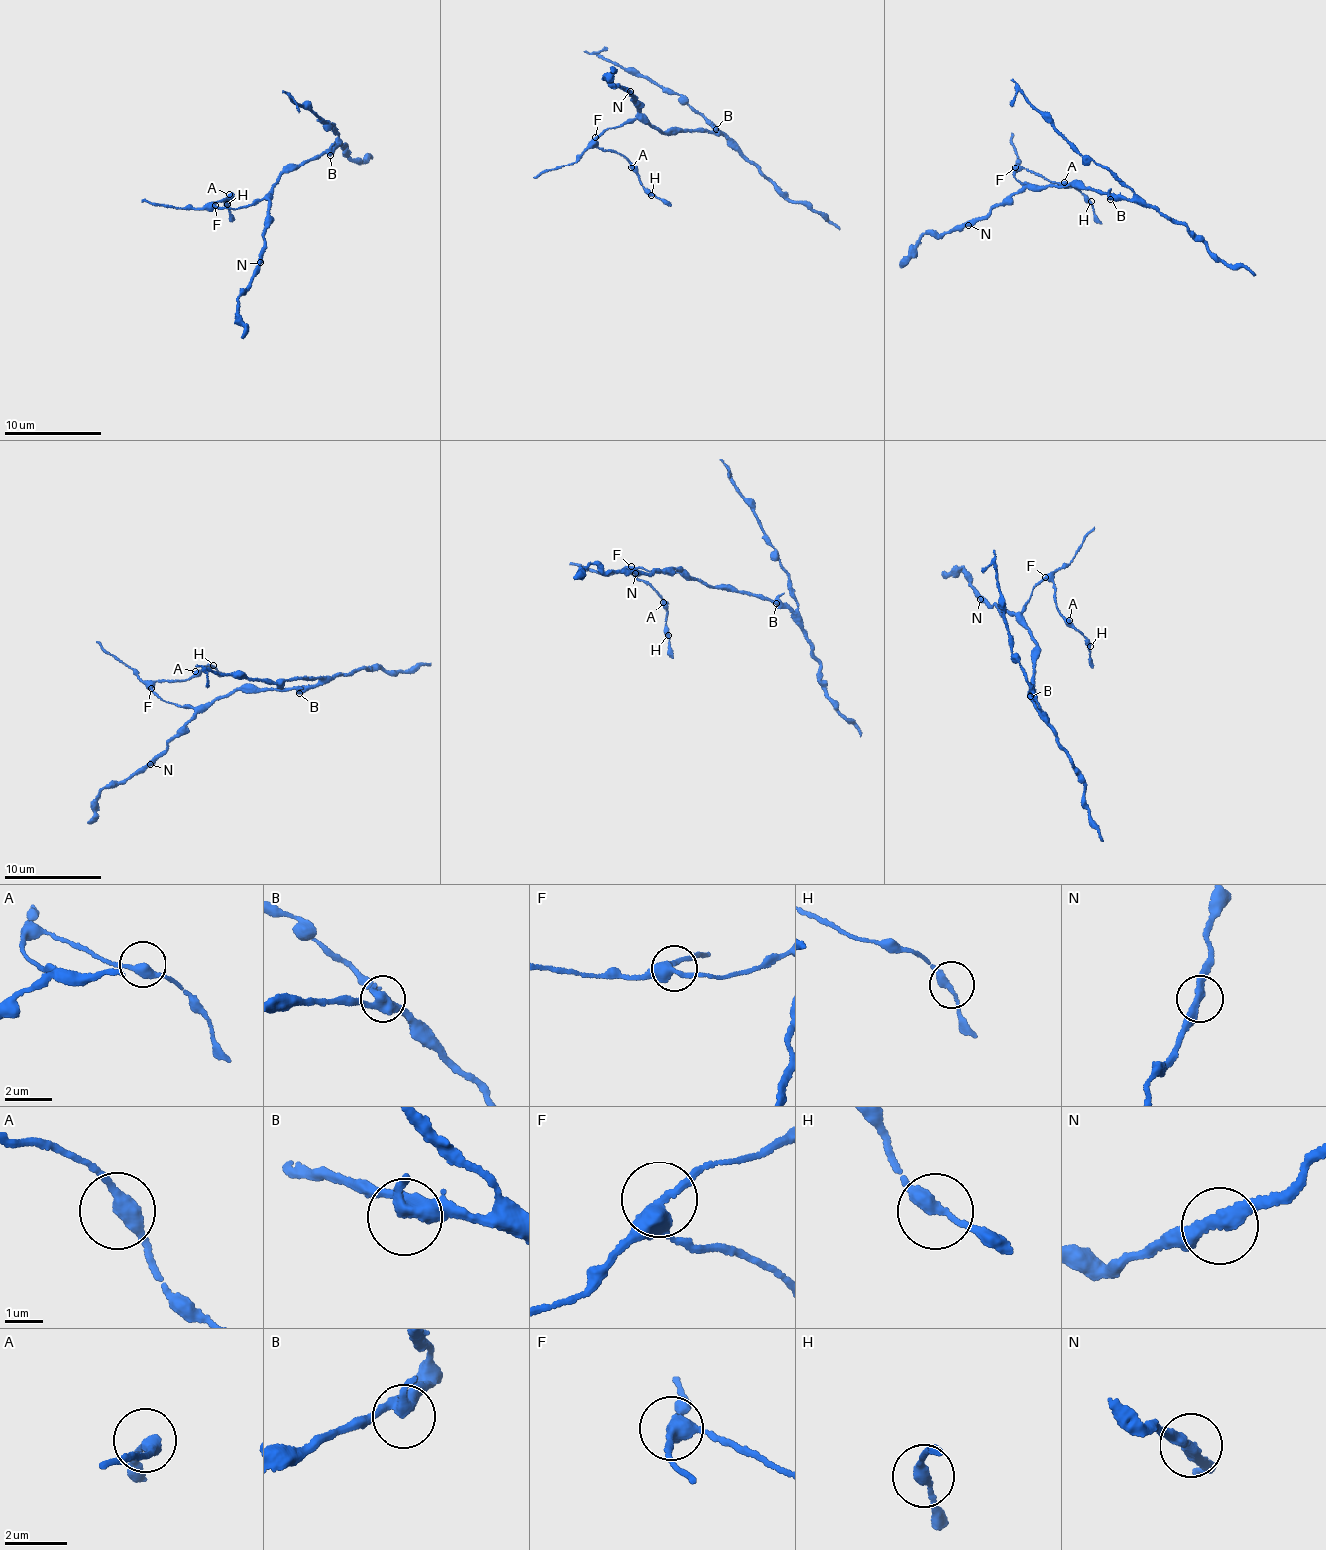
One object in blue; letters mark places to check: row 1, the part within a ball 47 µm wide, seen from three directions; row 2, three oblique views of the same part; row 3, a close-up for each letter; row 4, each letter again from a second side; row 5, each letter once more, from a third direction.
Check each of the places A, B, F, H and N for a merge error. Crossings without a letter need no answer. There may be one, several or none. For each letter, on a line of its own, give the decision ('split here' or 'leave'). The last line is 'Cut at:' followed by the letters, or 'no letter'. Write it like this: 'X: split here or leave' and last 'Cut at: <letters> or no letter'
A: leave
B: leave
F: leave
H: leave
N: leave
Cut at: no letter

